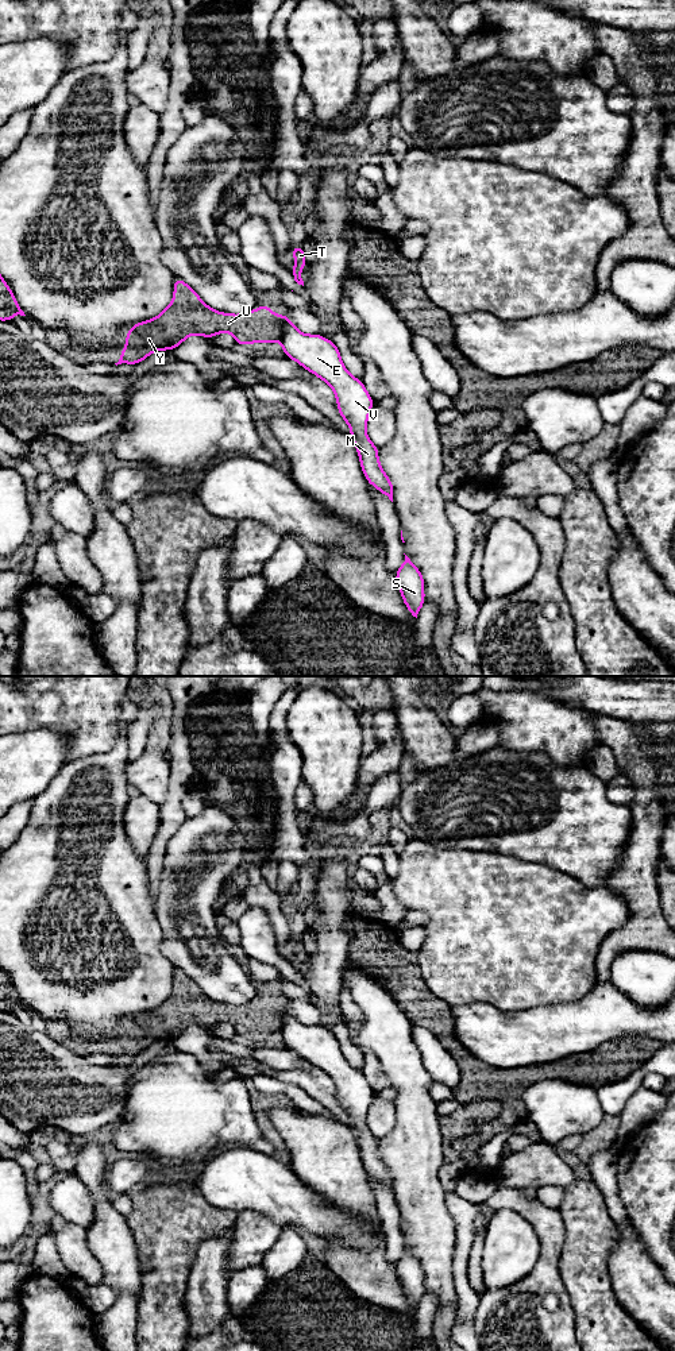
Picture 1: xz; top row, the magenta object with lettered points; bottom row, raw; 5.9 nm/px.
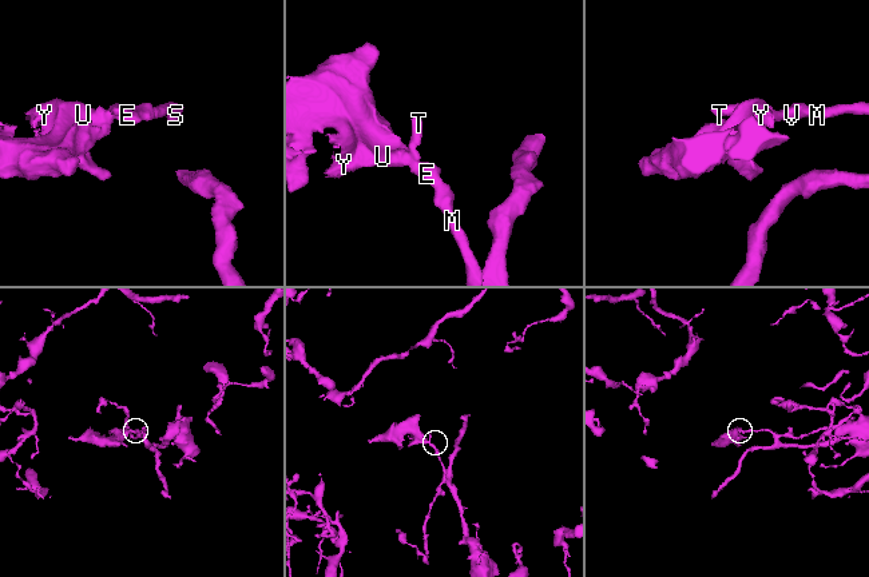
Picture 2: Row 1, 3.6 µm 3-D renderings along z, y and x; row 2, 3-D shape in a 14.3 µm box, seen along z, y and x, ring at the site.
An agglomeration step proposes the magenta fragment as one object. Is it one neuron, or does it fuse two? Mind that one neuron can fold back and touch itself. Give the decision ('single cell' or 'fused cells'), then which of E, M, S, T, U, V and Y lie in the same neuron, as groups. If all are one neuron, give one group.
fused cells; E M S T V / U Y

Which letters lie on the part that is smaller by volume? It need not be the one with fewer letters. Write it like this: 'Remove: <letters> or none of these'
Remove: U, Y

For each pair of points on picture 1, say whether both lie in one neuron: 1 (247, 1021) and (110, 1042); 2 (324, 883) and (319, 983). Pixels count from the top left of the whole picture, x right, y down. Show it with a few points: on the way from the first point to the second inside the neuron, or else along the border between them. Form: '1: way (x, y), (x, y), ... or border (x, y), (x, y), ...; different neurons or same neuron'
1: way (213, 1014), (176, 1014), (168, 1022), (143, 1030); same neuron
2: way (328, 907), (328, 958); same neuron

